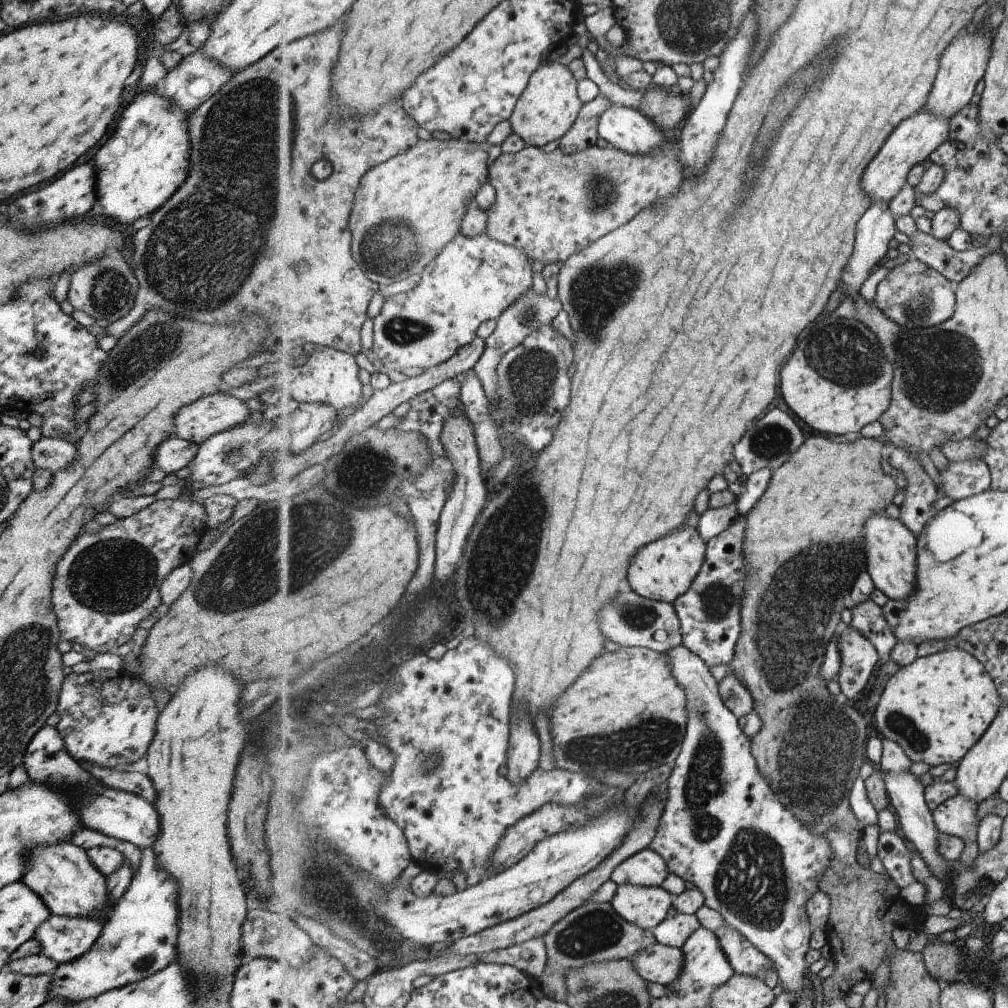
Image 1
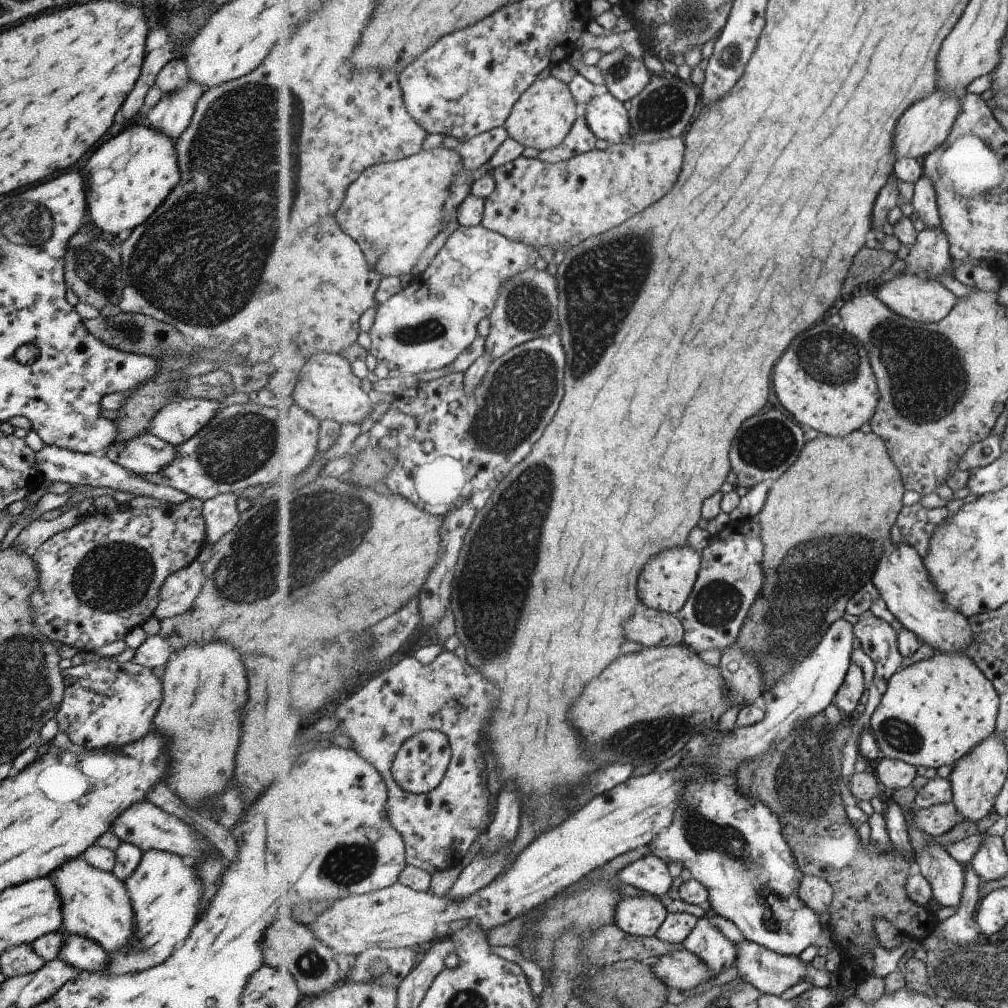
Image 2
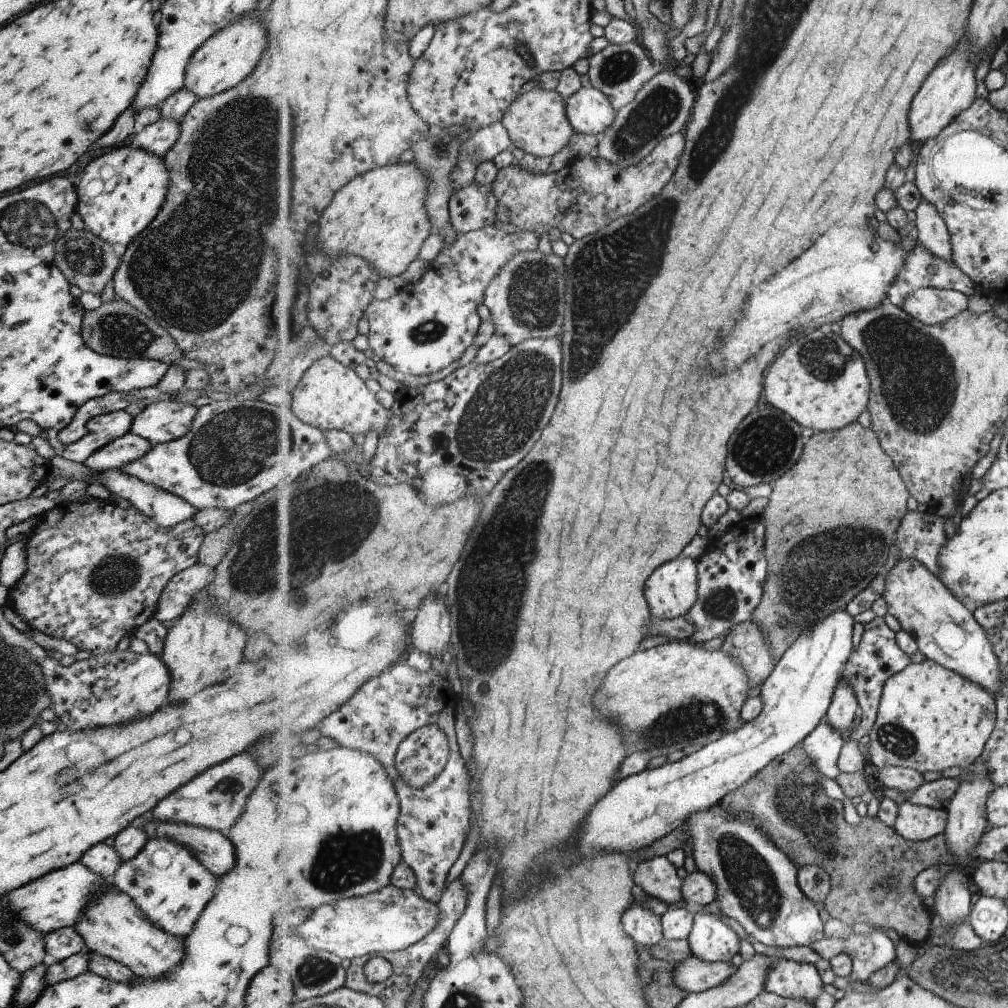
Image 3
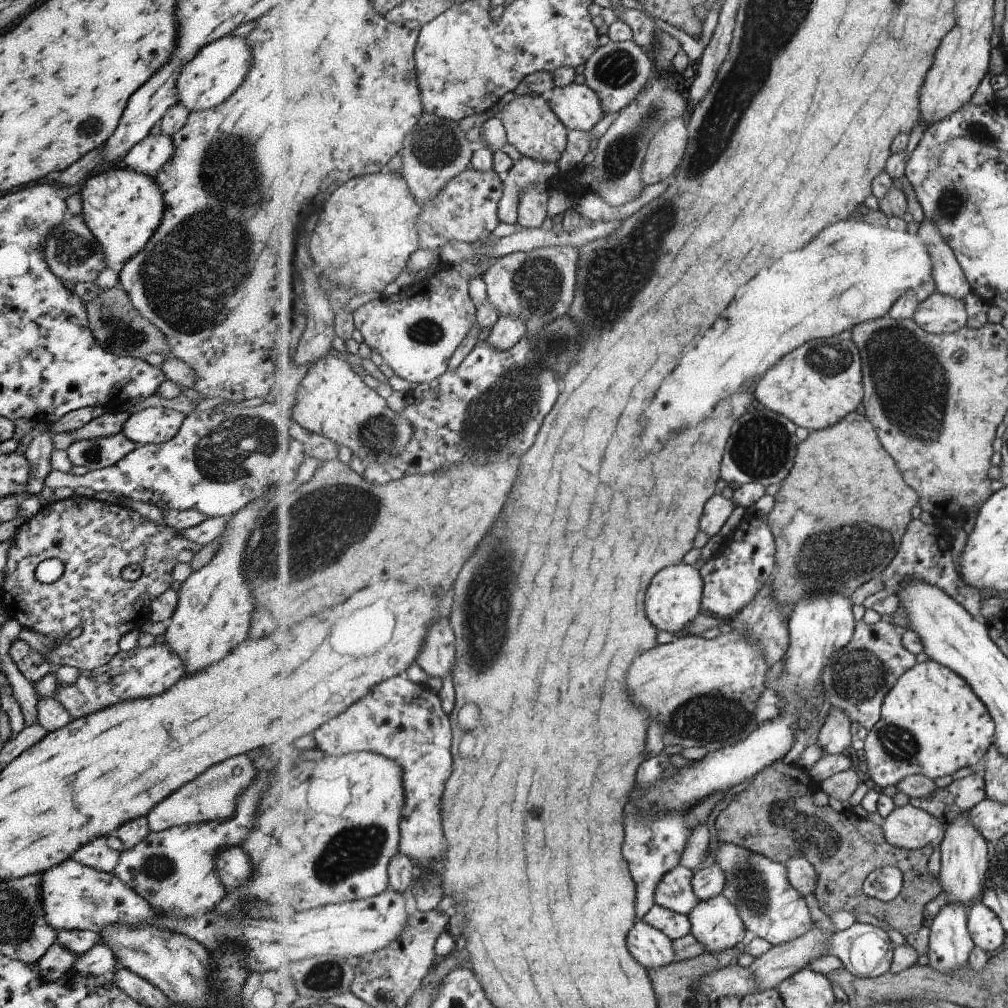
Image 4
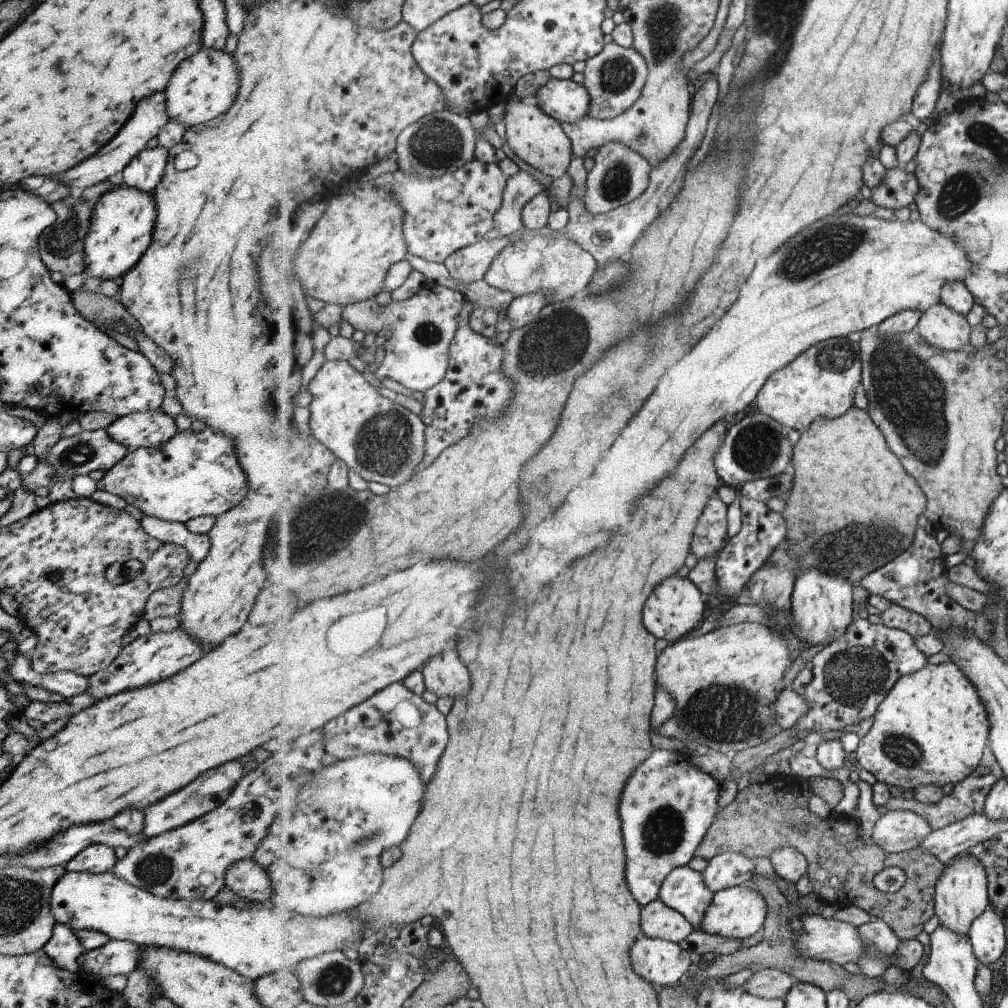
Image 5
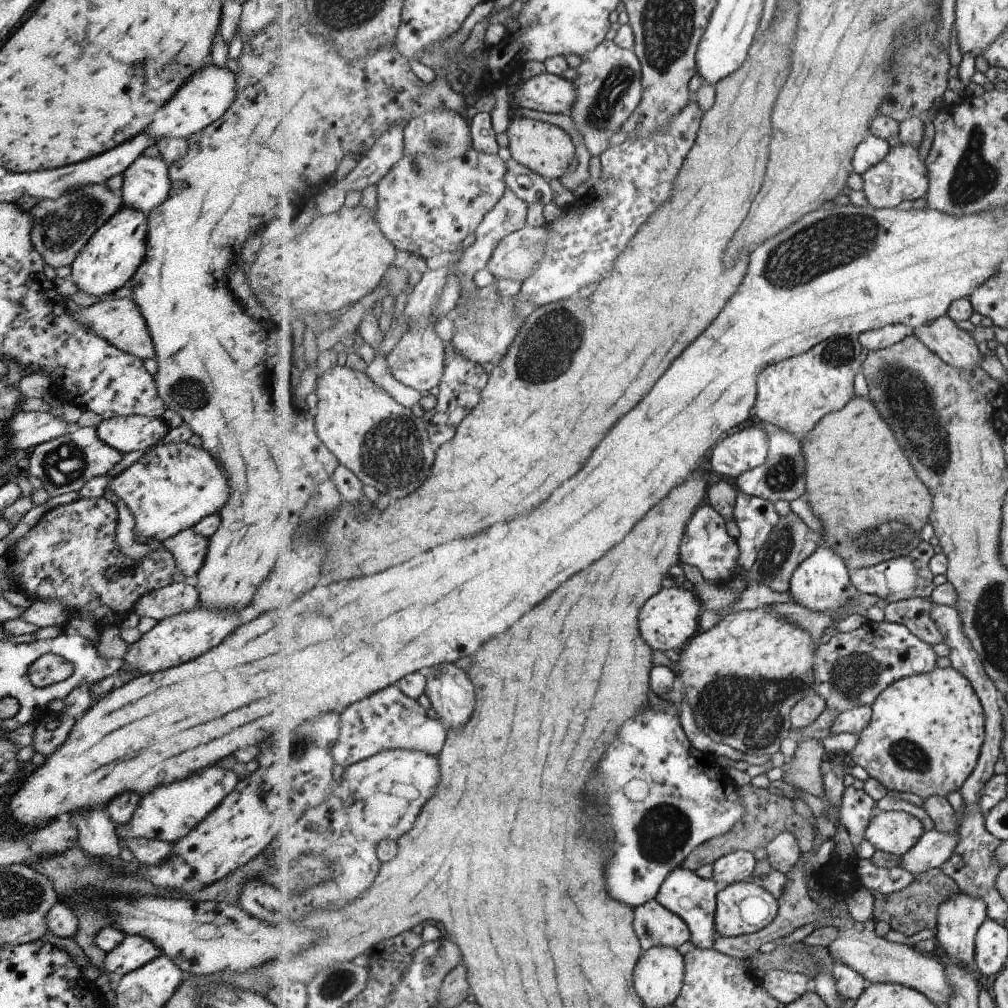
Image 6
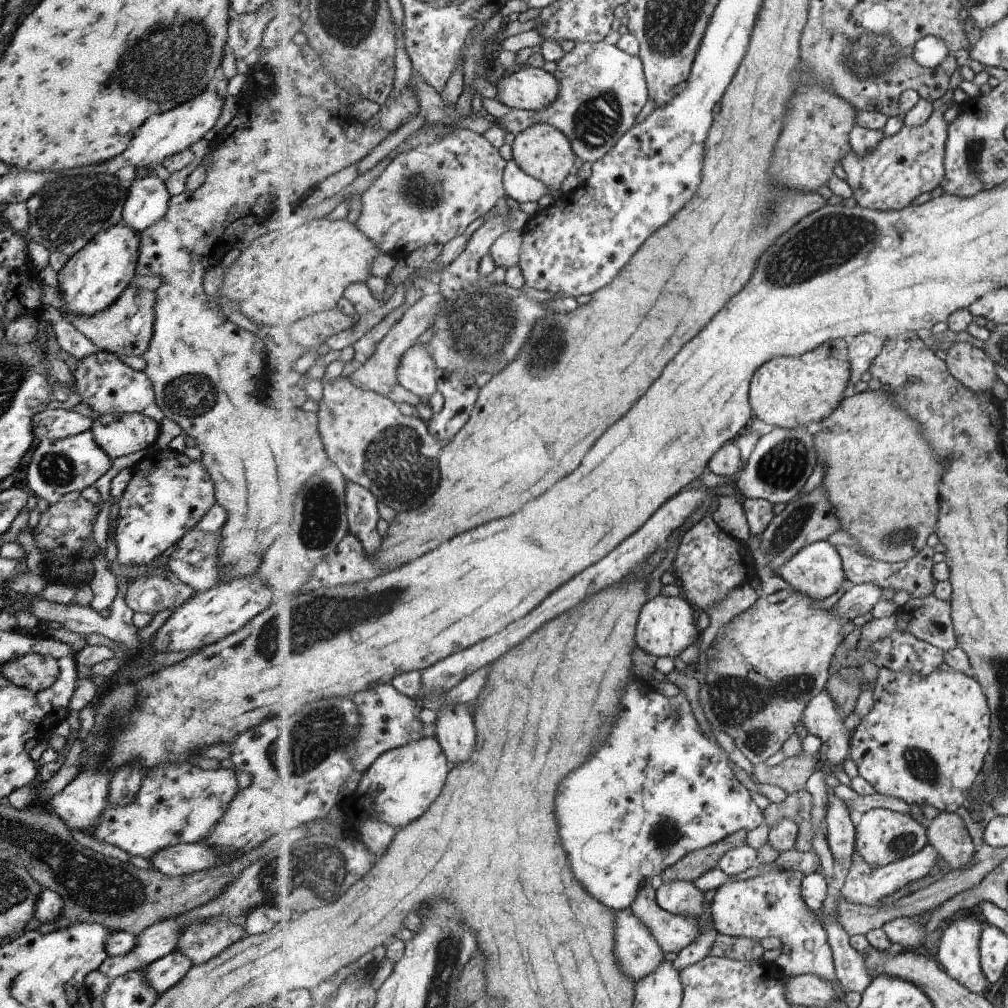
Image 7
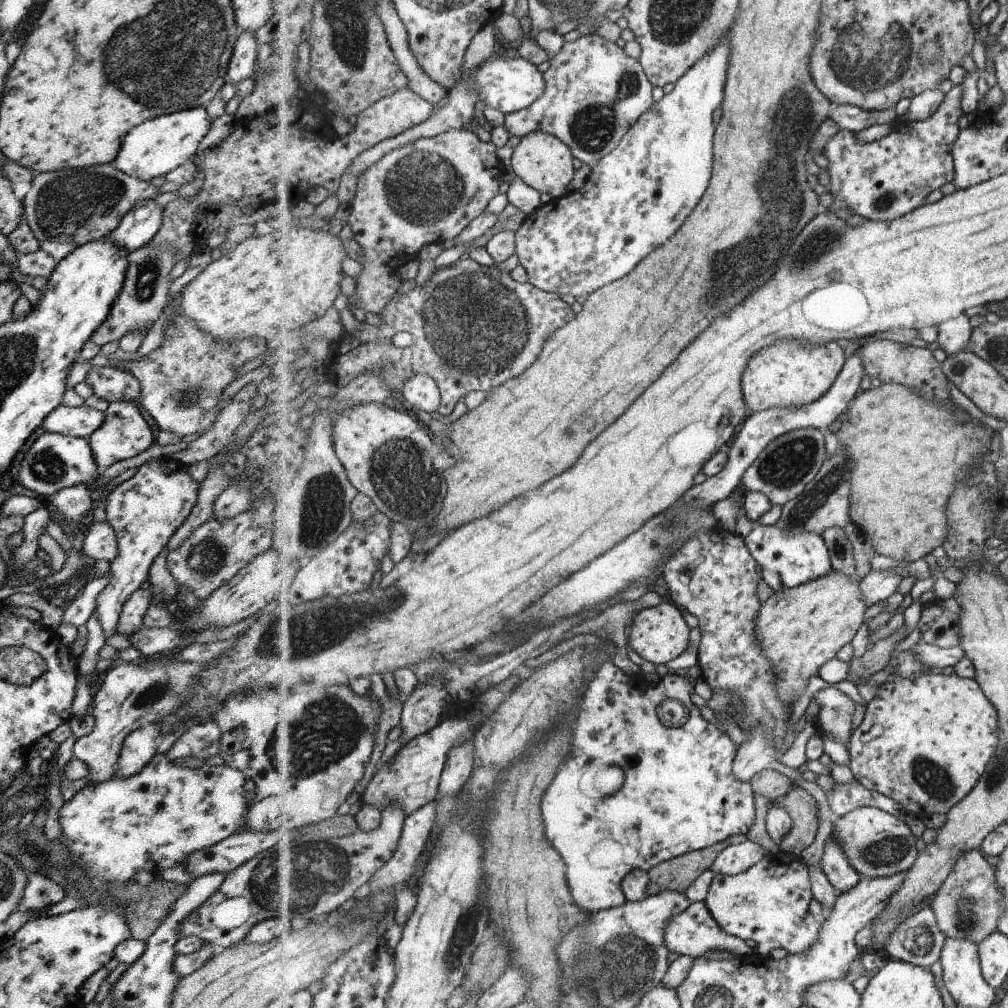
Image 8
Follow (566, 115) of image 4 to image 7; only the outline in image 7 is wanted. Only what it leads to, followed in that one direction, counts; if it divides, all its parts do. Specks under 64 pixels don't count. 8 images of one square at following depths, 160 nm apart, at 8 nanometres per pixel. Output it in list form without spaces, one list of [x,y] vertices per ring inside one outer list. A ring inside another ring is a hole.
[[[524,65],[513,68],[507,76],[499,79],[496,85],[500,92],[499,104],[504,104],[512,109],[529,109],[540,111],[546,109],[551,103],[555,102],[560,91],[558,78],[554,73],[549,73],[543,68]]]

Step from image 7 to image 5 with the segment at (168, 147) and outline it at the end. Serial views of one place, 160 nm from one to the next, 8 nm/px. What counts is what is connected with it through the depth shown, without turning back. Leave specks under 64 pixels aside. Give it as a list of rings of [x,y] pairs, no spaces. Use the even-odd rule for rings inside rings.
[[[201,47],[182,60],[171,73],[164,88],[166,113],[185,128],[211,120],[223,114],[235,100],[240,76],[232,53]]]

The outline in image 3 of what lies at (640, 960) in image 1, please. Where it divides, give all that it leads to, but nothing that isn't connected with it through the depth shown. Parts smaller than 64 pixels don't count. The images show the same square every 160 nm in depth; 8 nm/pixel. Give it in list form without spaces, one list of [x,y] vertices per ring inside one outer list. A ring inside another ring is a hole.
[[[695,955],[677,964],[674,982],[686,993],[700,993],[719,986],[734,973],[730,962],[709,962]]]

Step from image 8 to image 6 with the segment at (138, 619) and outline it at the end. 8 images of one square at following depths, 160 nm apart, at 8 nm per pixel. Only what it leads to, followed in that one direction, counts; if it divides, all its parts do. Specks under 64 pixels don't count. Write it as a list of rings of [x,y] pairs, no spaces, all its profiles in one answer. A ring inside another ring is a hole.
[[[117,499],[114,505],[117,513],[114,541],[121,554],[131,559],[131,565],[135,566],[149,549],[145,544],[139,544],[133,540],[134,518],[127,505],[121,499]],[[171,582],[163,588],[145,593],[132,610],[139,617],[151,617],[157,622],[183,611],[190,611],[198,602],[194,586]]]

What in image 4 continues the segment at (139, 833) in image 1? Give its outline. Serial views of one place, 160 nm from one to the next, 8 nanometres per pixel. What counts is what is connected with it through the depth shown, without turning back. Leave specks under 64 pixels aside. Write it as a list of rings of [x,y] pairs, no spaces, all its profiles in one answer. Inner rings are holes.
[[[239,845],[221,849],[214,856],[214,867],[221,884],[229,891],[242,885],[252,871],[248,856]]]

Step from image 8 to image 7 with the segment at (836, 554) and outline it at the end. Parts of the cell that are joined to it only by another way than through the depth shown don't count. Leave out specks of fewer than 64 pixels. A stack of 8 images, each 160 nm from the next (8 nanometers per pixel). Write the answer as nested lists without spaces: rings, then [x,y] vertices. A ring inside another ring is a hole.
[[[837,545],[836,547],[842,556],[847,579],[852,585],[869,583],[877,585],[879,588],[887,588],[887,590],[891,588],[894,592],[905,590],[913,597],[928,597],[934,594],[936,589],[936,584],[933,582],[933,569],[935,566],[933,556],[935,556],[935,550],[931,546],[926,546],[909,561],[899,561],[898,563],[875,560],[847,545]]]

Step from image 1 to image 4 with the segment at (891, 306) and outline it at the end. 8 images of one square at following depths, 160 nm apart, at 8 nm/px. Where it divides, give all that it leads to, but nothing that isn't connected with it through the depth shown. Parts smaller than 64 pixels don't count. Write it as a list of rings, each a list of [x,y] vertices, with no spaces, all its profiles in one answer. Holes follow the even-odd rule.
[[[936,290],[927,300],[919,304],[913,319],[927,332],[953,334],[965,327],[969,315],[964,299]]]

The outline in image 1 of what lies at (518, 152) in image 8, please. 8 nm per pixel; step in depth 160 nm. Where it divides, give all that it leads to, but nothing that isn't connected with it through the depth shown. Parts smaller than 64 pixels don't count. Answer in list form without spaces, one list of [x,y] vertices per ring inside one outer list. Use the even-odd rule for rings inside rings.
[[[544,62],[533,74],[526,93],[519,100],[510,119],[513,133],[521,136],[529,146],[545,146],[553,140],[560,140],[571,130],[577,121],[583,102],[578,94],[578,80],[568,66],[559,62]]]

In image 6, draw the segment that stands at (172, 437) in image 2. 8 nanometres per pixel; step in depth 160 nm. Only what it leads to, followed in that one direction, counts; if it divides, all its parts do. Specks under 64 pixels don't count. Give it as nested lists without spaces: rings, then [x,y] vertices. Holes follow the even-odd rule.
[[[143,415],[102,419],[96,426],[99,440],[122,455],[135,450],[145,451],[149,446],[161,443],[168,430],[162,418]]]

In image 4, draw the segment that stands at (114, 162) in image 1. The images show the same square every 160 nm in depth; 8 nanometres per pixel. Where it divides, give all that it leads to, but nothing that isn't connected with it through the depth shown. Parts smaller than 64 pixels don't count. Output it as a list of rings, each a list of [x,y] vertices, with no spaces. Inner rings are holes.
[[[116,163],[93,174],[78,192],[81,197],[81,217],[96,241],[101,245],[107,266],[124,263],[137,254],[149,238],[163,214],[162,194],[154,177]]]

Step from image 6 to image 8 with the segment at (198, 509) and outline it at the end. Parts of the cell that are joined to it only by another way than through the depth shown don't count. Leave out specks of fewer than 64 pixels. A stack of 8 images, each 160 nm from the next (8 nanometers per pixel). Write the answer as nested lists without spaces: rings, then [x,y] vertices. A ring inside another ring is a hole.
[[[163,456],[138,466],[133,476],[115,486],[105,498],[106,521],[116,536],[116,557],[113,557],[110,562],[110,579],[107,585],[95,597],[93,611],[105,638],[115,633],[118,616],[127,597],[147,581],[153,558],[163,550],[169,537],[183,524],[186,516],[191,512],[191,508],[196,503],[198,488],[198,483],[187,473],[186,464],[176,461],[171,456]]]

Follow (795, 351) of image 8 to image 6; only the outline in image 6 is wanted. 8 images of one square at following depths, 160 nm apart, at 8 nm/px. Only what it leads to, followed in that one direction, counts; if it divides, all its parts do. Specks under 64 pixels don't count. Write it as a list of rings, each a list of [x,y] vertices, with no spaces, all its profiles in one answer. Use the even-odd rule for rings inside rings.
[[[835,337],[805,354],[768,366],[758,380],[756,416],[791,434],[809,434],[826,414],[843,410],[854,399],[855,378],[866,351],[859,338]]]

